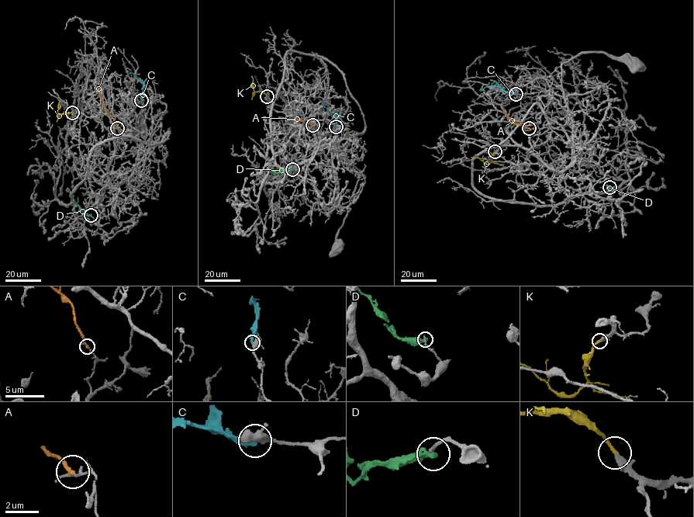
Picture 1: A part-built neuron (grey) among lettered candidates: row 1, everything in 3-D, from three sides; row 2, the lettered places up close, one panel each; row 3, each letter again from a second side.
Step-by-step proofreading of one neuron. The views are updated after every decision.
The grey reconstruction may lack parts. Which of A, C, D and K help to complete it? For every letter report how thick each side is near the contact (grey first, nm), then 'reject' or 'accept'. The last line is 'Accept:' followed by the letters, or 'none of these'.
A: 140 nm thick on the grey side, 200 nm on the other; reject
C: 500 nm thick on the grey side, 240 nm on the other; reject
D: 240 nm thick on the grey side, 400 nm on the other; reject
K: 300 nm thick on the grey side, 200 nm on the other; accept
Accept: K

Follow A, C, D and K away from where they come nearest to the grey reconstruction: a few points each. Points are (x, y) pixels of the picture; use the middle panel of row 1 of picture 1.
A: (312, 126), (294, 116), (290, 119)
C: (336, 126), (336, 116), (333, 115), (322, 101)
D: (292, 169), (277, 172), (272, 167)
K: (267, 95), (261, 91), (254, 91), (251, 76)

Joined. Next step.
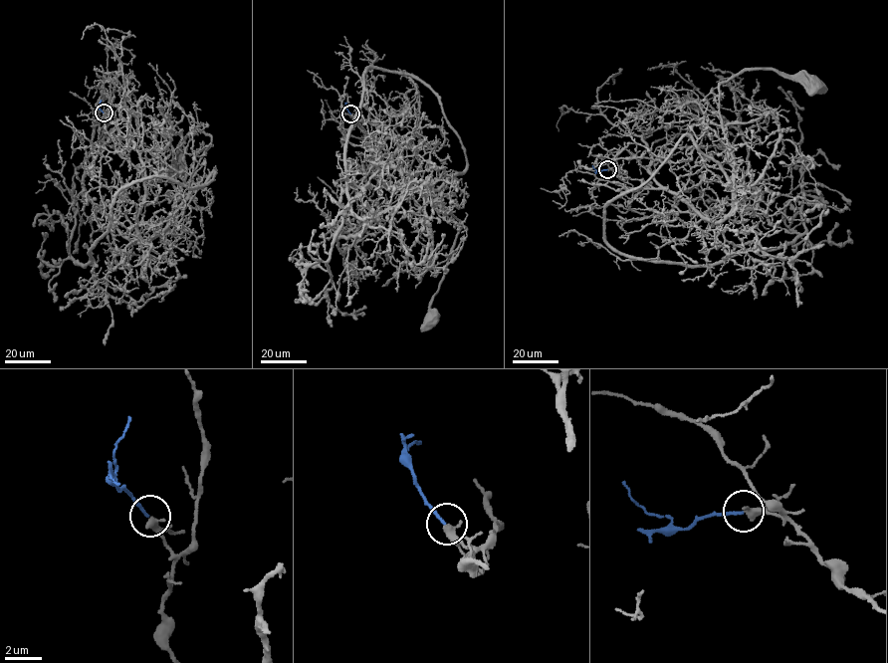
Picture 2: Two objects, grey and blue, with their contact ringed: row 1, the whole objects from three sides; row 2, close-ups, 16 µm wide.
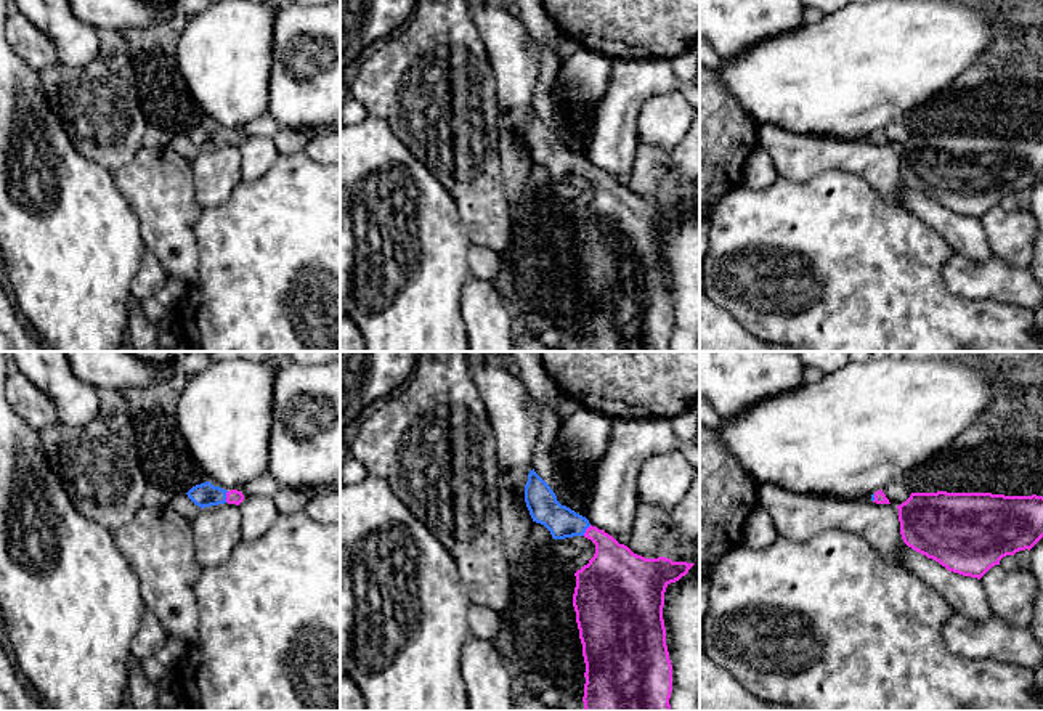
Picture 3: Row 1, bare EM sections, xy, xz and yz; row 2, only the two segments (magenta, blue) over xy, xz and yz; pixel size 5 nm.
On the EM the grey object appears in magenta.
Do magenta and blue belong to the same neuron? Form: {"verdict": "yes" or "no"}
{"verdict": "yes"}

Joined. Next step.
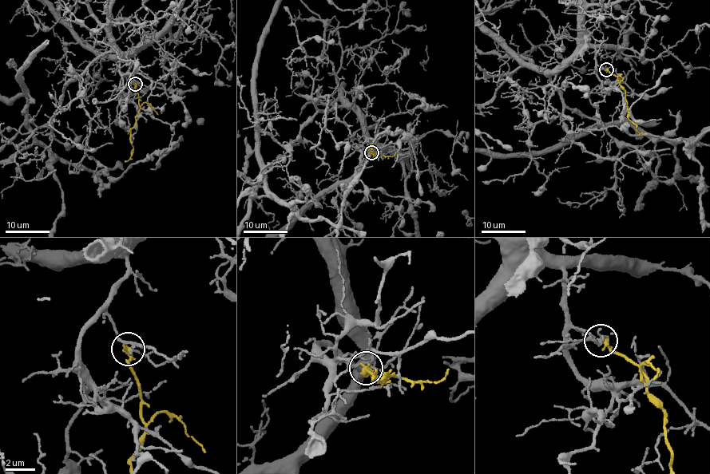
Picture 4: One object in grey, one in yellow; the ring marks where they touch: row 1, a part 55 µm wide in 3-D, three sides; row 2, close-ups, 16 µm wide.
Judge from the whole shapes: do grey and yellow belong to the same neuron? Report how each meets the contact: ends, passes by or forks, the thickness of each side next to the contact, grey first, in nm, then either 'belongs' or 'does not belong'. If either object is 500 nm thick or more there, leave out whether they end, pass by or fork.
grey forks there; yellow ends there; 160 nm thick on the grey side, 440 nm on the other; does not belong

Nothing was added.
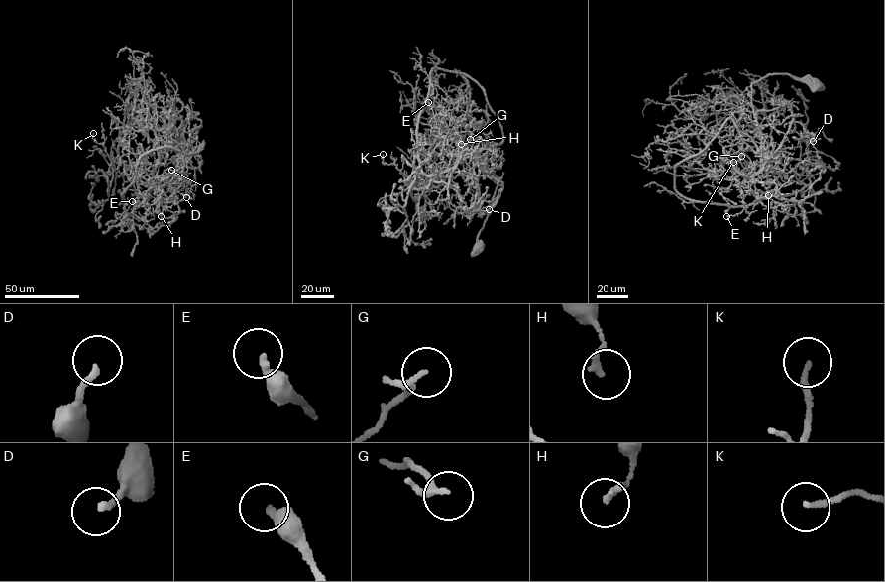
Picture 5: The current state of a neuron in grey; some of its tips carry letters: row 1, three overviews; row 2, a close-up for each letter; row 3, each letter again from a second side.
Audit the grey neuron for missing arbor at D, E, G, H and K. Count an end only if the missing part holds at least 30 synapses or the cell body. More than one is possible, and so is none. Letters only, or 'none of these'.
D

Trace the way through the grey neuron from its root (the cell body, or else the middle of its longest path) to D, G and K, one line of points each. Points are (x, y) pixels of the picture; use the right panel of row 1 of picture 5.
D: (818, 85), (780, 73), (751, 86), (763, 152), (775, 151), (794, 122), (813, 141)
G: (818, 85), (780, 73), (752, 84), (760, 164), (741, 156)
K: (818, 85), (780, 73), (752, 84), (761, 162), (774, 169), (780, 161), (775, 153), (766, 166), (733, 162)

